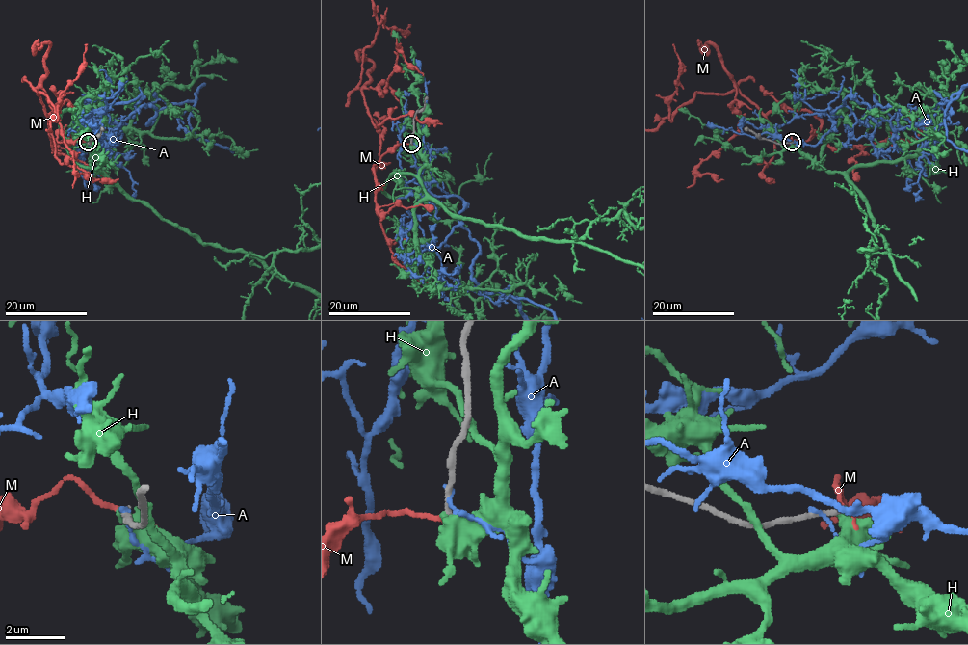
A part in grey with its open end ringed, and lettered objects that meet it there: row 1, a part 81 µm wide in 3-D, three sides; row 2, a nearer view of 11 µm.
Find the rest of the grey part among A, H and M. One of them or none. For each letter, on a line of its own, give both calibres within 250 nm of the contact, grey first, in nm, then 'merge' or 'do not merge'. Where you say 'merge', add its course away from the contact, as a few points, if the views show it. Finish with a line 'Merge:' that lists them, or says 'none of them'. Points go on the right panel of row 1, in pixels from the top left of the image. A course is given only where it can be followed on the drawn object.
A: 240 nm thick on the grey side, 120 nm on the other; do not merge
H: 180 nm thick on the grey side, 480 nm on the other; do not merge
M: 160 nm thick on the grey side, 150 nm on the other; do not merge
Merge: none of them

